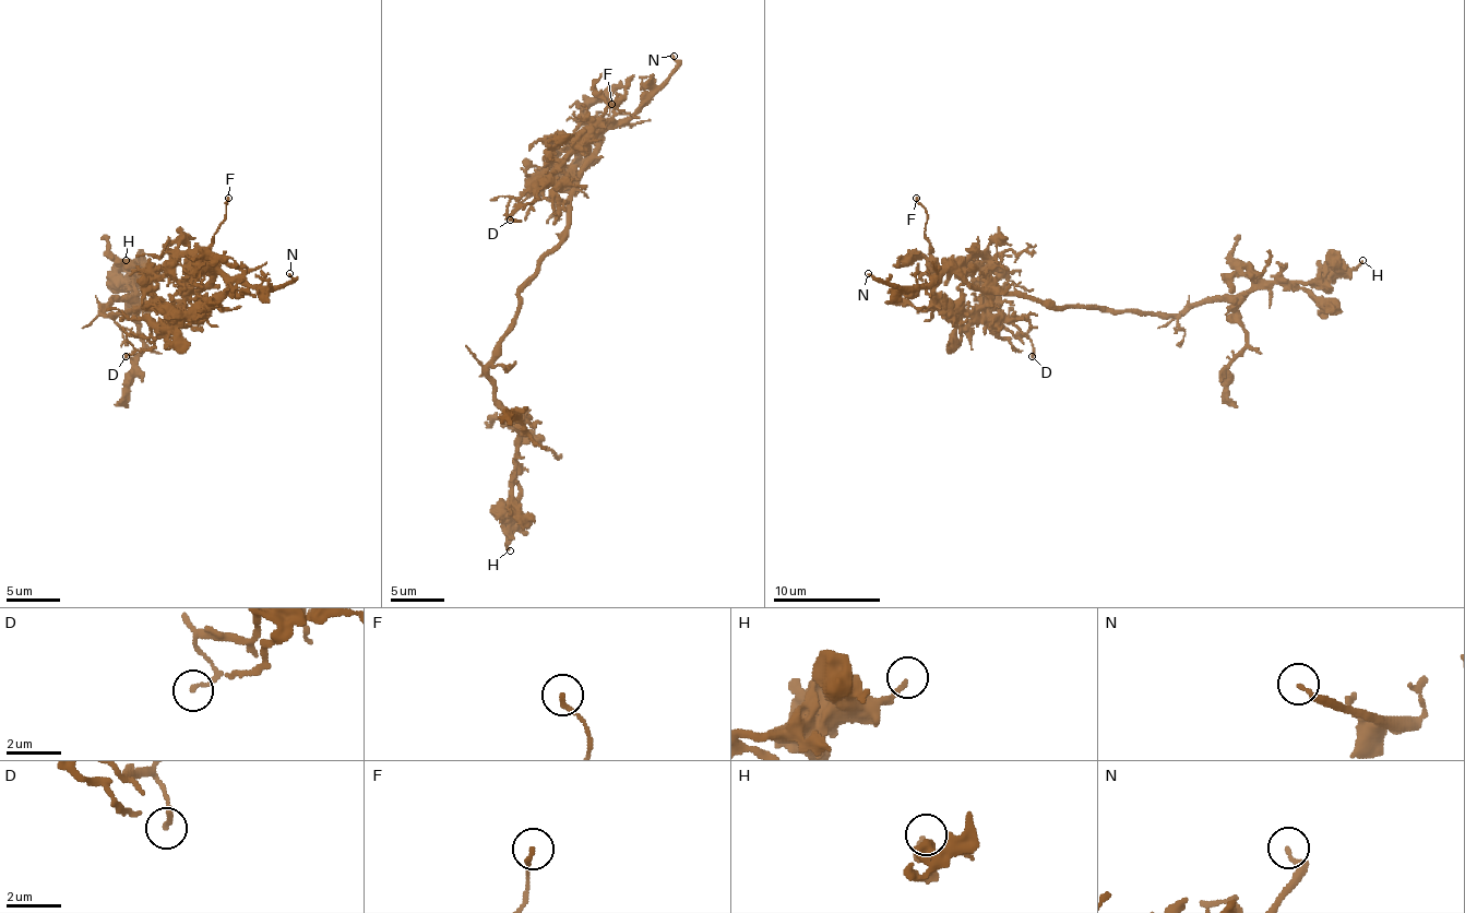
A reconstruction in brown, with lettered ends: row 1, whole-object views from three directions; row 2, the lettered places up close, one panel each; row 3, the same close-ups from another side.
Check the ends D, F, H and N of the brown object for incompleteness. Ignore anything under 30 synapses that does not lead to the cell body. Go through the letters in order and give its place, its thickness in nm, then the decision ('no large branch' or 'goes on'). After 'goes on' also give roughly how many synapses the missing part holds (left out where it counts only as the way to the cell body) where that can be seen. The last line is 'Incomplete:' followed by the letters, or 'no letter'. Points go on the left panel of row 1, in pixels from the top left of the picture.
D: at (126, 356); 150 nm thick; no large branch
F: at (228, 198); 150 nm thick; no large branch
H: at (126, 260); 180 nm thick; no large branch
N: at (289, 273); 180 nm thick; goes on
Incomplete: N

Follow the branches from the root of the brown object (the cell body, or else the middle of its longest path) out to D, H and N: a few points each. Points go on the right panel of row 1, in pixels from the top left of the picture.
D: (1096, 308), (1059, 308), (1029, 297), (997, 295), (984, 311), (1016, 338), (1024, 335), (1032, 343), (1032, 356)
H: (1096, 308), (1180, 313), (1201, 303), (1236, 300), (1274, 281), (1320, 281), (1349, 273), (1362, 260)
N: (1096, 308), (1059, 308), (1016, 295), (986, 295), (956, 273), (936, 275), (925, 286), (892, 286), (868, 273)

